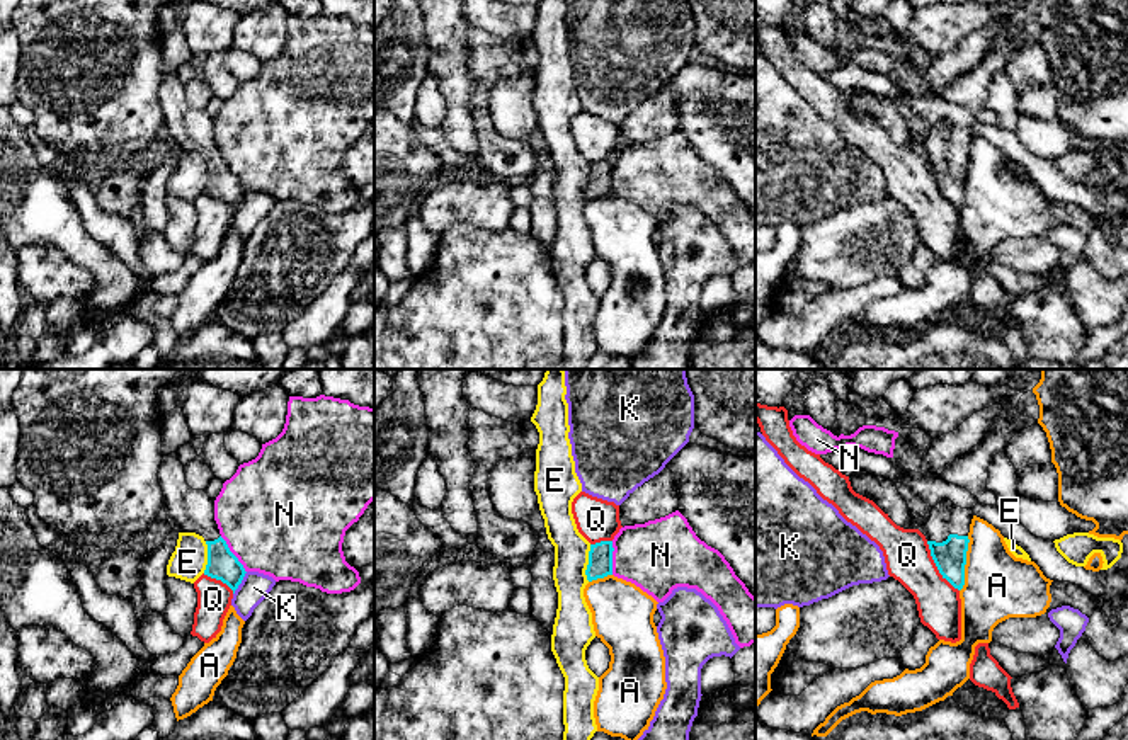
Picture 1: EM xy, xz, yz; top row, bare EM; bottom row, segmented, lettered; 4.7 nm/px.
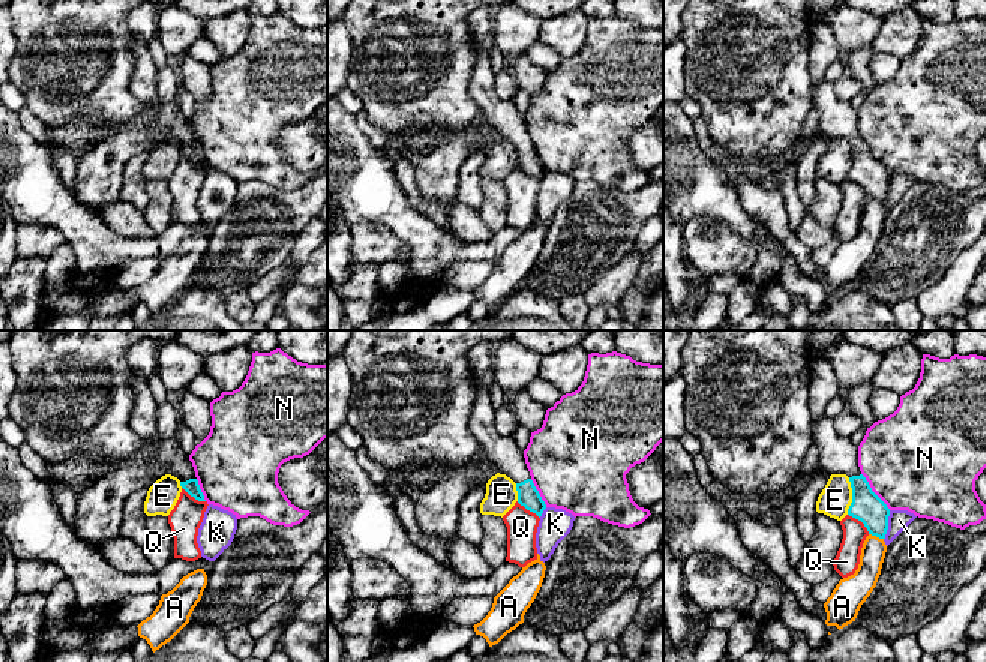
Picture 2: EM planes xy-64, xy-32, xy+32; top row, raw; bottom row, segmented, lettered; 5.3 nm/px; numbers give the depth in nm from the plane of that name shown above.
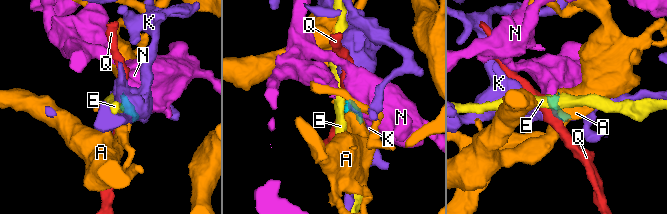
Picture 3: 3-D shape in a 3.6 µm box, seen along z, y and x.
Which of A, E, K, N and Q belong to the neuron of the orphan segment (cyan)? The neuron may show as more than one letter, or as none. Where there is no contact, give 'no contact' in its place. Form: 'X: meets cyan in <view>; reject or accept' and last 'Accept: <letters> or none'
A: meets cyan in yz; reject
E: meets cyan in xz; reject
K: meets cyan in xy; reject
N: meets cyan in xy; reject
Q: meets cyan in yz; reject
Accept: none

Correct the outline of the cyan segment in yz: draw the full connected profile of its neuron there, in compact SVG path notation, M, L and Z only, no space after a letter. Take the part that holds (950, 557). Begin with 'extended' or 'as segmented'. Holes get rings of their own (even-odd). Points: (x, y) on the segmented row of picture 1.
extended | M944 498L936 507L929 507L919 527L927 539L939 573L958 590L965 585L971 519L973 510L956 507L951 500Z

